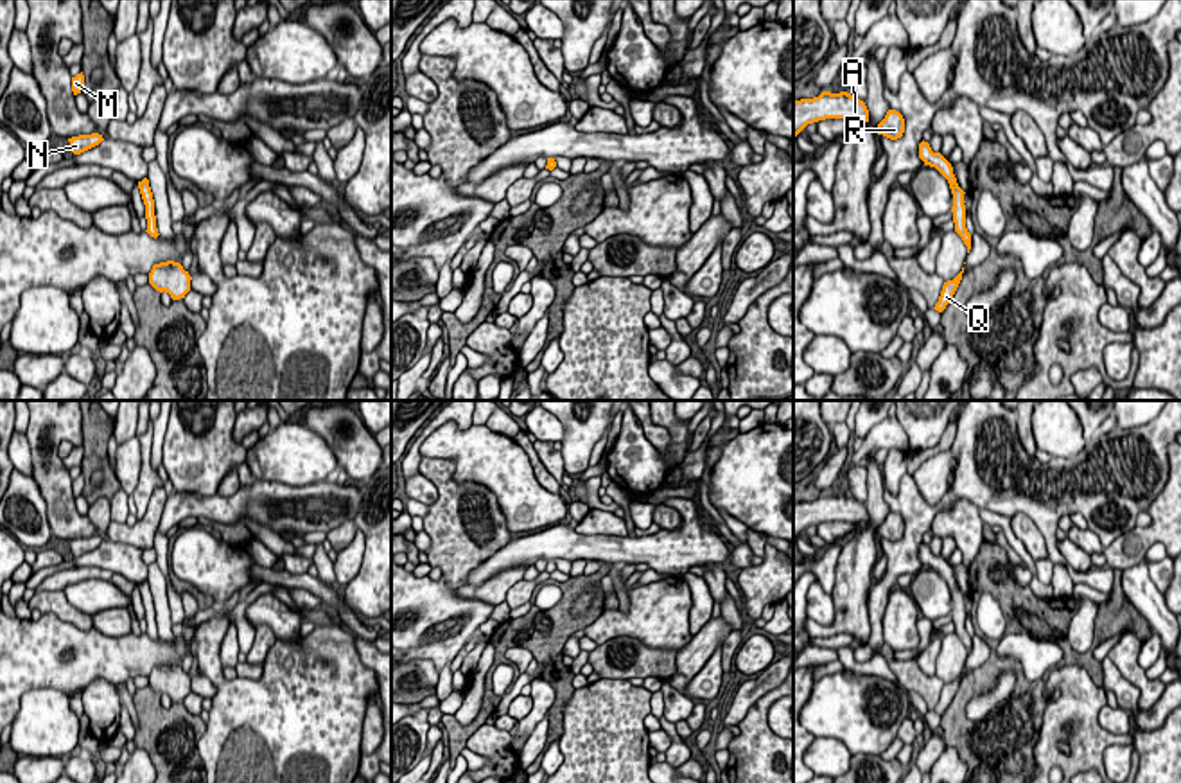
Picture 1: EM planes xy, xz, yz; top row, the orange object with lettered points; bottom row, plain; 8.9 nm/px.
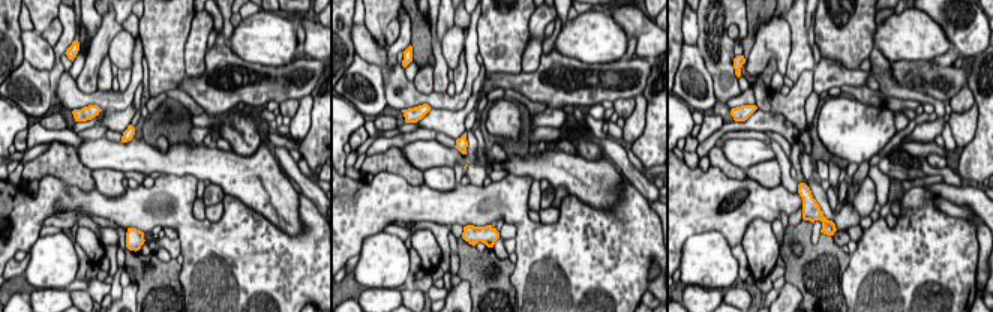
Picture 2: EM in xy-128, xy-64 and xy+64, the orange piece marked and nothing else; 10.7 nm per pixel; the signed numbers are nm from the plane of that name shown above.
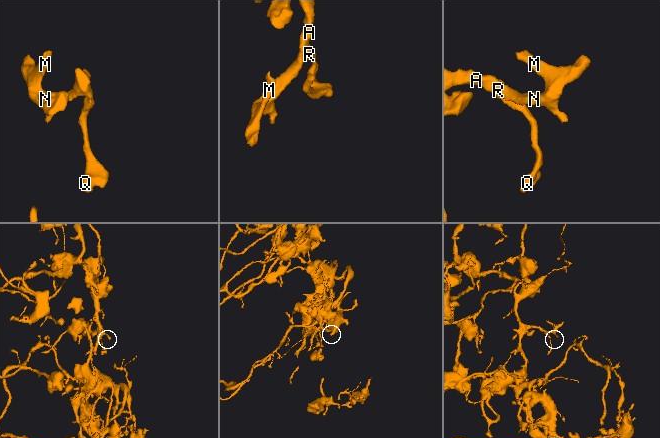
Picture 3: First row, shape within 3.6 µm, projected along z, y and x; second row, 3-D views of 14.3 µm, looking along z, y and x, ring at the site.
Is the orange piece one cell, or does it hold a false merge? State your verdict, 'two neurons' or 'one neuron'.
two neurons

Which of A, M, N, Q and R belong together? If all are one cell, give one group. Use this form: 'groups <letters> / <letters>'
groups A M N R / Q

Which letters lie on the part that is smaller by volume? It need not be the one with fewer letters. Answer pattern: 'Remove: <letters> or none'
Remove: Q

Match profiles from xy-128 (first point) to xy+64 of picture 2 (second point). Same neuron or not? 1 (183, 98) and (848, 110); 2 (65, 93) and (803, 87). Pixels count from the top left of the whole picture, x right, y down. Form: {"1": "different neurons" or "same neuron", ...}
{"1": "different neurons", "2": "same neuron"}

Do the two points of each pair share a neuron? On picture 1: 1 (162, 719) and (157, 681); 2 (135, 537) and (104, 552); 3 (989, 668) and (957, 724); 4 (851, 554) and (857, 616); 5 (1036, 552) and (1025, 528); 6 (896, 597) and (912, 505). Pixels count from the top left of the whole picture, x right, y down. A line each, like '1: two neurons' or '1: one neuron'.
1: one neuron
2: two neurons
3: one neuron
4: one neuron
5: one neuron
6: two neurons

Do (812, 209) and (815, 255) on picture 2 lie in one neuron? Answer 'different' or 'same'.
same

